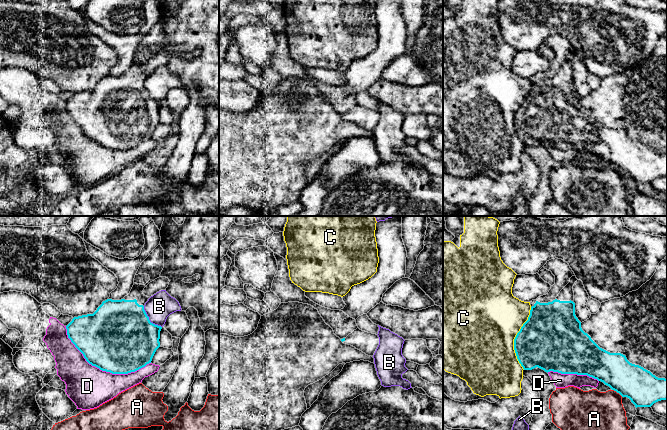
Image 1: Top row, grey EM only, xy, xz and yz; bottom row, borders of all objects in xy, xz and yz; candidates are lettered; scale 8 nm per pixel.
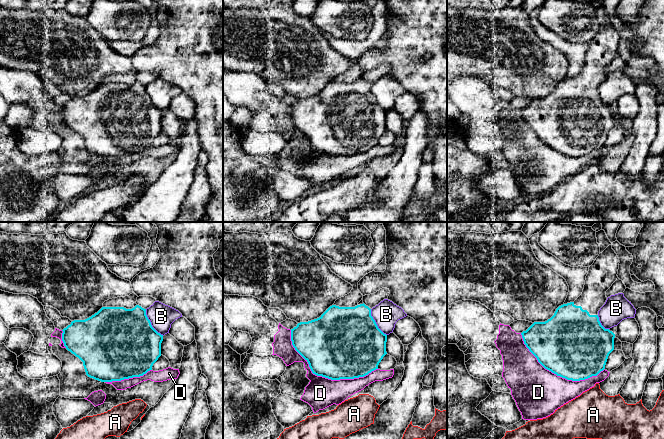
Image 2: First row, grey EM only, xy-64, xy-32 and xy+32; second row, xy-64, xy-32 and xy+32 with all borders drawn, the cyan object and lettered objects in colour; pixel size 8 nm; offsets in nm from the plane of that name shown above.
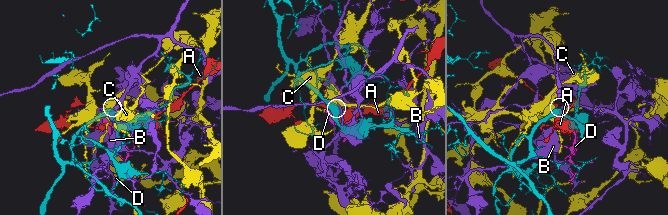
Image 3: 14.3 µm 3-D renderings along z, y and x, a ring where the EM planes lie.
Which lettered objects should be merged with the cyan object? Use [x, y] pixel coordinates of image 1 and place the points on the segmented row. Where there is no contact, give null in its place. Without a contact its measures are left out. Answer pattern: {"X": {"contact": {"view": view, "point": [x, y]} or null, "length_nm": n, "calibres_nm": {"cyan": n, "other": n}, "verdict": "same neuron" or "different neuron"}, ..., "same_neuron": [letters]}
{"A": {"contact": {"view": "yz", "point": [617, 392]}, "length_nm": 110, "calibres_nm": {"cyan": 280, "other": 320}, "verdict": "different neuron"}, "B": {"contact": {"view": "xy", "point": [148, 319]}, "length_nm": 220, "calibres_nm": {"cyan": 500, "other": 200}, "verdict": "different neuron"}, "C": {"contact": {"view": "yz", "point": [515, 338]}, "length_nm": 500, "calibres_nm": {"cyan": 460, "other": 480}, "verdict": "different neuron"}, "D": {"contact": {"view": "xy", "point": [101, 369]}, "length_nm": 750, "calibres_nm": {"cyan": 500, "other": 340}, "verdict": "different neuron"}, "same_neuron": []}

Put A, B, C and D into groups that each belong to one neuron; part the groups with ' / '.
A / B / C / D

